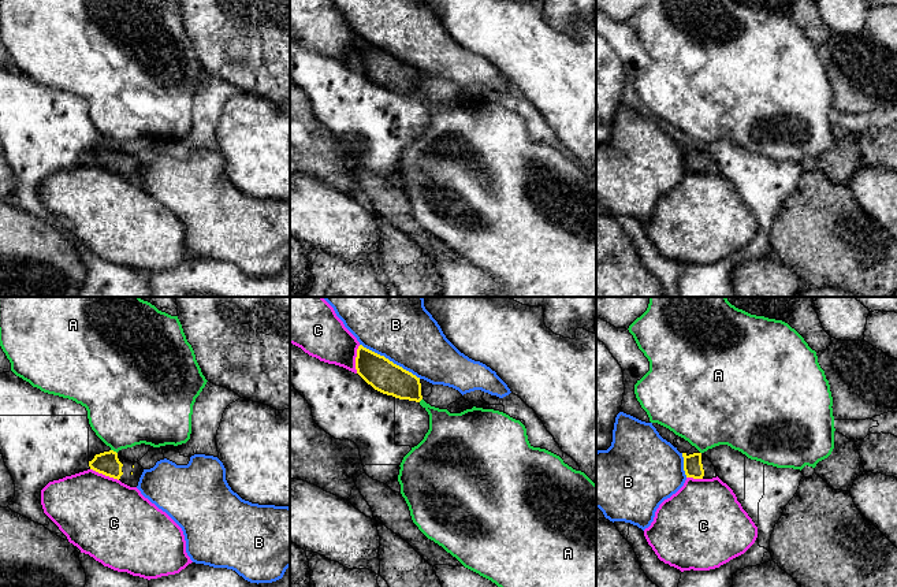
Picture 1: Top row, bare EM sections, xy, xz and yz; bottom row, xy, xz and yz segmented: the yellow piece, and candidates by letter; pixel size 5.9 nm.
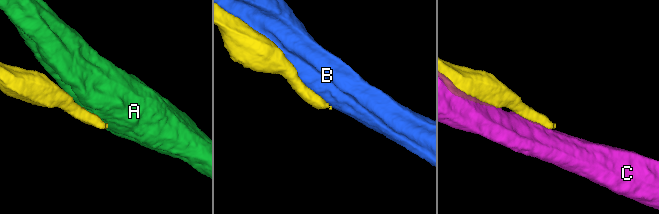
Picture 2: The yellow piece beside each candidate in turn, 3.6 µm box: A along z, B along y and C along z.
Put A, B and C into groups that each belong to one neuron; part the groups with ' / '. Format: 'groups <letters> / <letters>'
groups A / B / C

